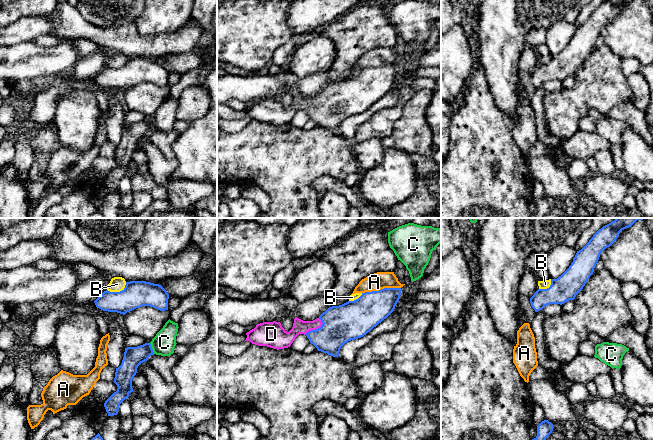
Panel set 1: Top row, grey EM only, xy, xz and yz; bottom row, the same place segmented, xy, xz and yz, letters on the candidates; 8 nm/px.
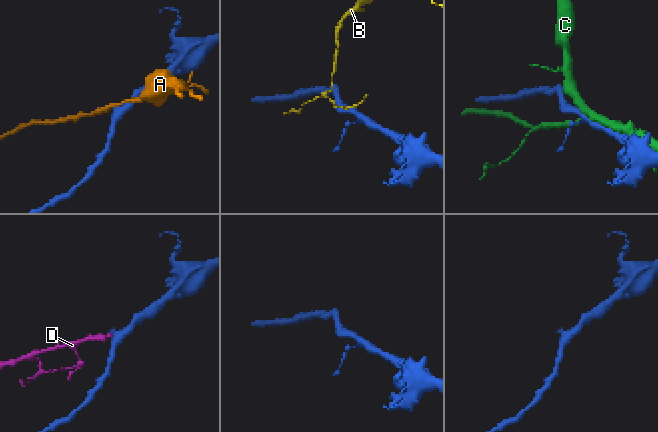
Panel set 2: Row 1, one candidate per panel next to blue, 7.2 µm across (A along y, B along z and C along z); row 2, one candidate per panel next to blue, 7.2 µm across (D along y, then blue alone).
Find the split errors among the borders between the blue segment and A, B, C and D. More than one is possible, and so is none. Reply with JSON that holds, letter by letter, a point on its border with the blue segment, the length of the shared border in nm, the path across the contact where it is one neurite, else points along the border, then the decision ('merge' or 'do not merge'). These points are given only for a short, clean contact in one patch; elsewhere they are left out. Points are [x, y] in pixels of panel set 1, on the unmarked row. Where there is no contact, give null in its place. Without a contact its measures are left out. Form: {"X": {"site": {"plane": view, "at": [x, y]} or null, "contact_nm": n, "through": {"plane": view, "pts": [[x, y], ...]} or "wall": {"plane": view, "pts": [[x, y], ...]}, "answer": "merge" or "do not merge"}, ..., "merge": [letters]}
{"A": {"site": {"plane": "xz", "at": [381, 65]}, "contact_nm": 320, "answer": "do not merge"}, "B": {"site": {"plane": "xy", "at": [118, 68]}, "contact_nm": 170, "answer": "do not merge"}, "C": {"site": {"plane": "xy", "at": [151, 124]}, "contact_nm": 100, "answer": "do not merge"}, "D": {"site": {"plane": "xz", "at": [314, 106]}, "contact_nm": 190, "through": {"plane": "xz", "pts": [[343, 99], [331, 106], [314, 106], [296, 106], [285, 115]]}, "answer": "merge"}, "merge": ["D"]}

